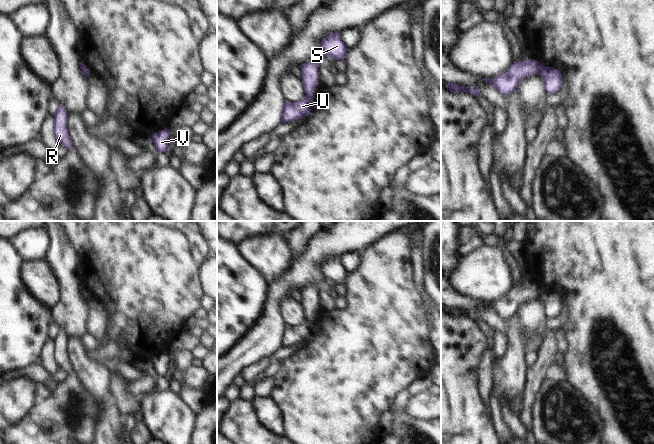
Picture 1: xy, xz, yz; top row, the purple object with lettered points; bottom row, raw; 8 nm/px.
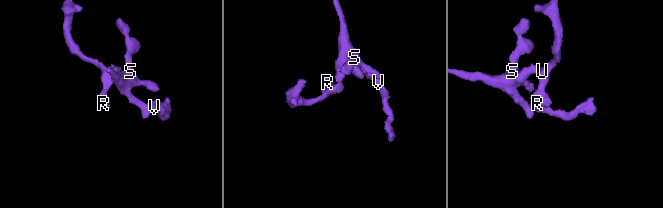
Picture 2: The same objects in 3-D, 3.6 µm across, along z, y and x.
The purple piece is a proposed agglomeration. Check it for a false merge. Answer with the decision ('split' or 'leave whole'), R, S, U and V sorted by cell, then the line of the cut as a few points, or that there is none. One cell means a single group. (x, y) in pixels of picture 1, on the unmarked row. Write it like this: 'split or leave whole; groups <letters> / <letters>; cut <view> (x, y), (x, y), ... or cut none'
split; groups R U / S V; cut xz (306, 319), (312, 320)

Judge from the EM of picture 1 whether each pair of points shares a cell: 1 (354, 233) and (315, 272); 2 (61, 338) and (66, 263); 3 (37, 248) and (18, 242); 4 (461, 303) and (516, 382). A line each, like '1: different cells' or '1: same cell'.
1: same cell
2: different cells
3: same cell
4: same cell

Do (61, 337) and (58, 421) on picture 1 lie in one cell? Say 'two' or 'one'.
one

